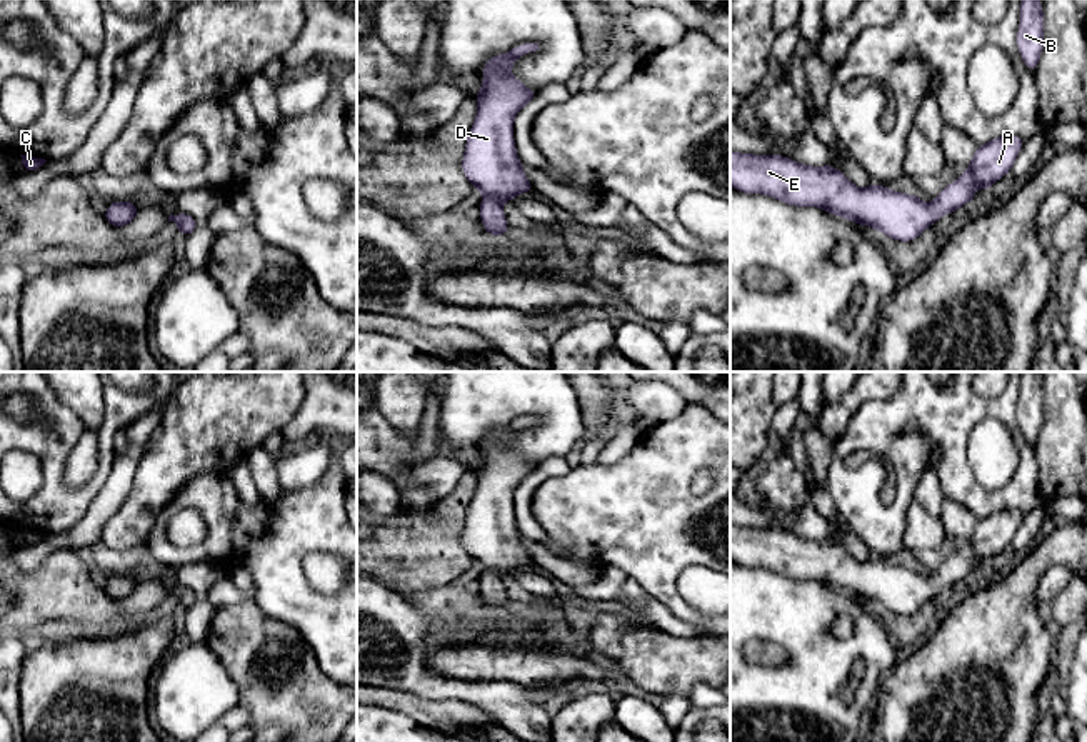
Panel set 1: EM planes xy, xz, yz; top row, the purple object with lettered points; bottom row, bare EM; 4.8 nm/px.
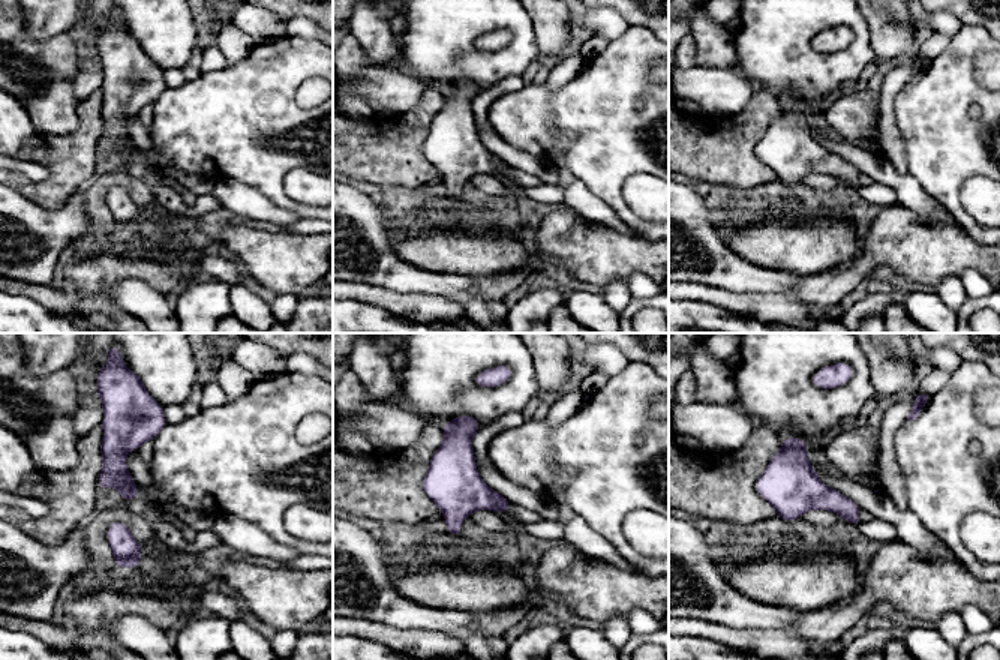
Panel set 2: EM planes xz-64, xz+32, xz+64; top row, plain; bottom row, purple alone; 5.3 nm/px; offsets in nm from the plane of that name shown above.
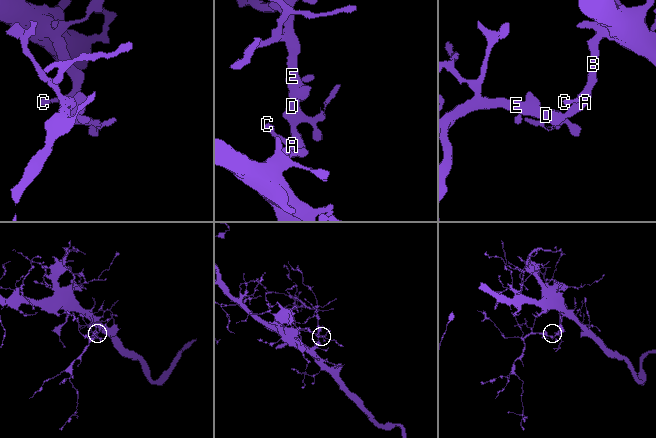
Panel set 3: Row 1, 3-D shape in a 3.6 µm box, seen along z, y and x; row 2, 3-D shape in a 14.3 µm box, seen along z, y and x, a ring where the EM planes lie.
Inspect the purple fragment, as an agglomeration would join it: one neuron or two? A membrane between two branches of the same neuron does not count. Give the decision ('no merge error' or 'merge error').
no merge error

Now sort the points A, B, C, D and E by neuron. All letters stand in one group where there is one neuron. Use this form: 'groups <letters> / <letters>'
groups A B C D E

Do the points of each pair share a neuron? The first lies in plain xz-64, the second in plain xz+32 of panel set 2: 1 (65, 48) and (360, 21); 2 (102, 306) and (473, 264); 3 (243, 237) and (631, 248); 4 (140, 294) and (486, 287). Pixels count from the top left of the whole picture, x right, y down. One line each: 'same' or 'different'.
1: different
2: same
3: same
4: different

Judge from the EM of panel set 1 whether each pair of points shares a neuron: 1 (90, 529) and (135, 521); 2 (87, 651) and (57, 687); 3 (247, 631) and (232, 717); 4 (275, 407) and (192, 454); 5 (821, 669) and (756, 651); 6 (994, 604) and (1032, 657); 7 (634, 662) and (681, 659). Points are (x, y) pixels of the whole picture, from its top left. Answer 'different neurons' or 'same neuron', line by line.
1: different neurons
2: same neuron
3: different neurons
4: same neuron
5: different neurons
6: same neuron
7: same neuron

